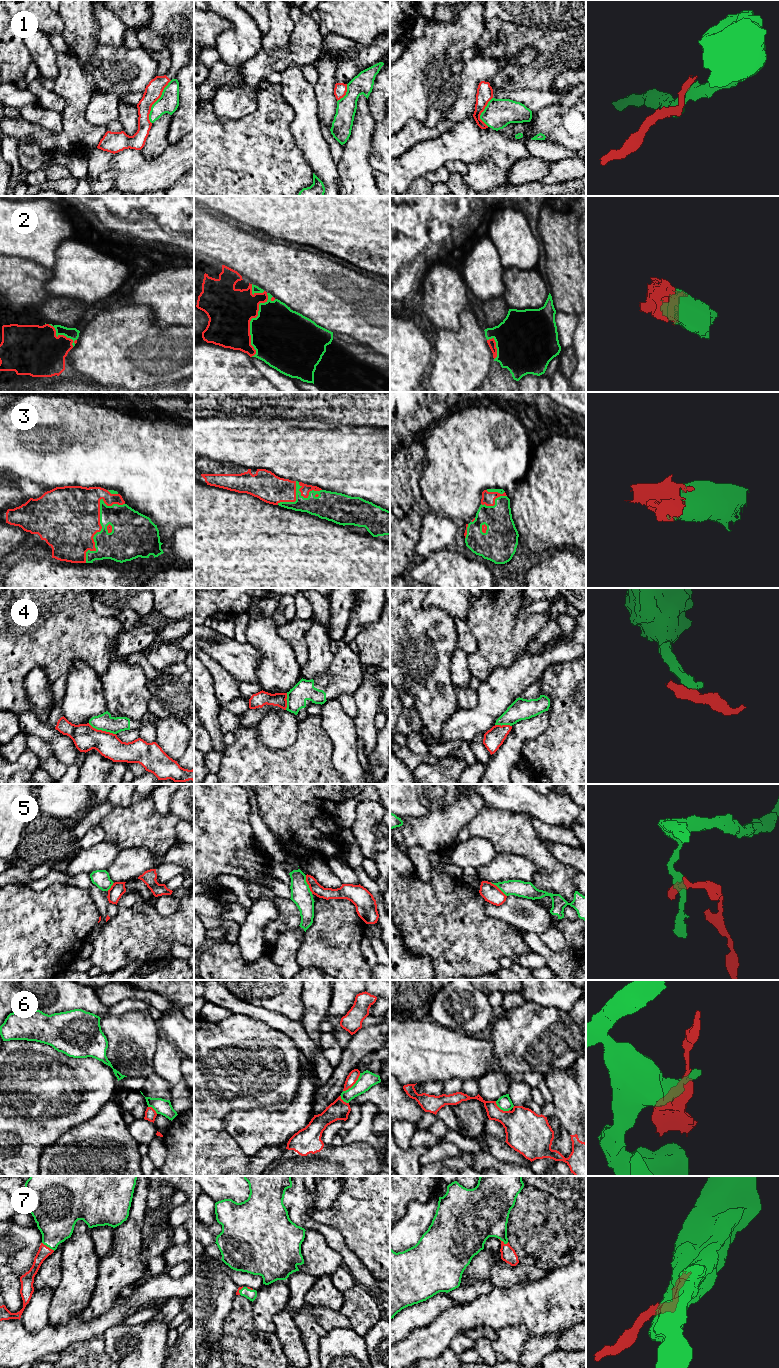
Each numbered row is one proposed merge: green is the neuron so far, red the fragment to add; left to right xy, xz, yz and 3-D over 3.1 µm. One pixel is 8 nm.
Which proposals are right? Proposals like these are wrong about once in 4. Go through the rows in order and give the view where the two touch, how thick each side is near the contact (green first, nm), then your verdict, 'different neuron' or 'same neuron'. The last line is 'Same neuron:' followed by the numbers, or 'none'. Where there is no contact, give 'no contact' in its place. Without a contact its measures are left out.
1: contact in xy; calibres 160 and 140 nm; different neuron
2: contact in xz; calibres 440 and 360 nm; same neuron
3: contact in xy; calibres 300 and 480 nm; same neuron
4: contact in xy; calibres 140 and 200 nm; different neuron
5: contact in xz; calibres 160 and 100 nm; different neuron
6: contact in xz; calibres 140 and 90 nm; different neuron
7: contact in xy; calibres 320 and 90 nm; same neuron
Same neuron: 2, 3, 7

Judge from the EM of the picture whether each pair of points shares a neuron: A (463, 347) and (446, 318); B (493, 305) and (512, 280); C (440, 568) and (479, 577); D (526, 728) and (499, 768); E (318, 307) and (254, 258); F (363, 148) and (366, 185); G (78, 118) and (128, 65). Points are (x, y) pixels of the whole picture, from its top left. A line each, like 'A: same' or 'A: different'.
A: different
B: different
C: same
D: same
E: same
F: same
G: same

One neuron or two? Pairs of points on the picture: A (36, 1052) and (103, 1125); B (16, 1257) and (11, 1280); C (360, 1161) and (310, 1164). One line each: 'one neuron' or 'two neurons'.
A: two neurons
B: two neurons
C: one neuron

